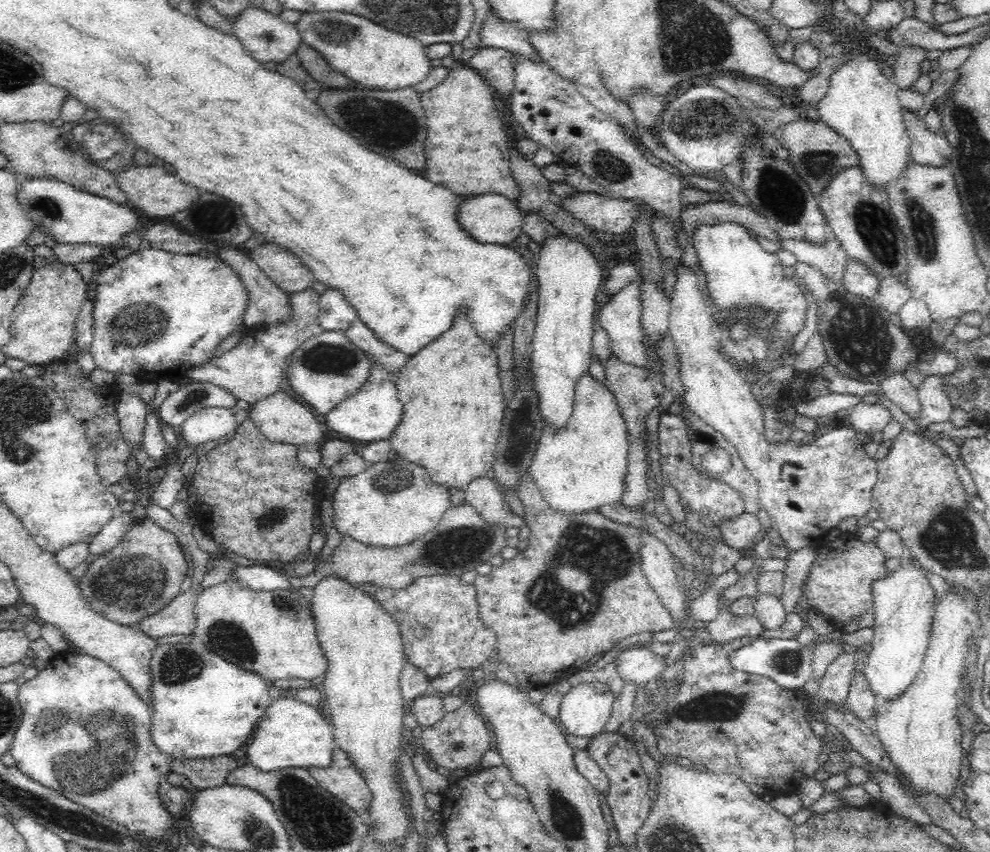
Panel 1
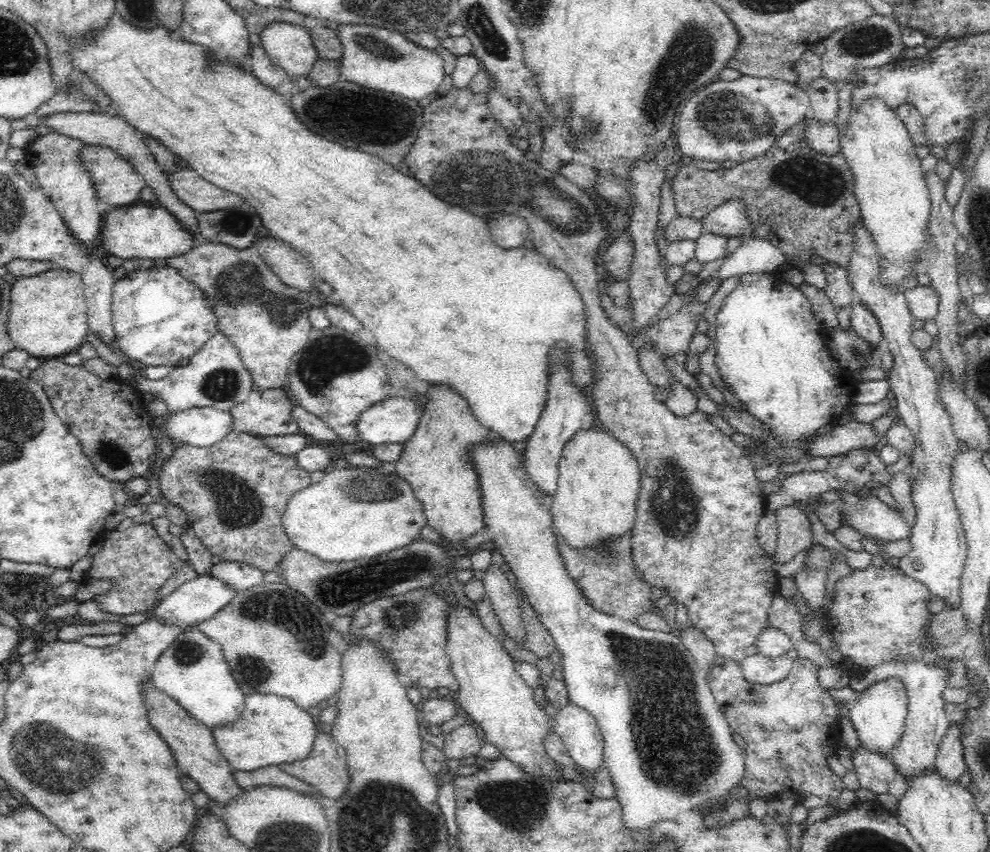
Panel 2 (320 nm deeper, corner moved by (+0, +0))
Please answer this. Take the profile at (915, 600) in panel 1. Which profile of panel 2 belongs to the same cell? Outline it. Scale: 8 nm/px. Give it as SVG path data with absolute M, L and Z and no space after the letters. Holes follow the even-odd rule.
M892 677L875 682L868 690L864 690L864 694L858 698L858 701L851 704L847 717L858 735L860 747L870 753L878 753L890 761L894 747L904 734L907 709L908 700L904 683Z

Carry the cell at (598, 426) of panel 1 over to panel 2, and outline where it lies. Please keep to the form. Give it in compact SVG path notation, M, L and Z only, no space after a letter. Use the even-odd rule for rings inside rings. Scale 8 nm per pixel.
M582 430L561 450L557 490L551 501L553 526L572 549L591 549L632 530L640 469L628 447L602 430Z

